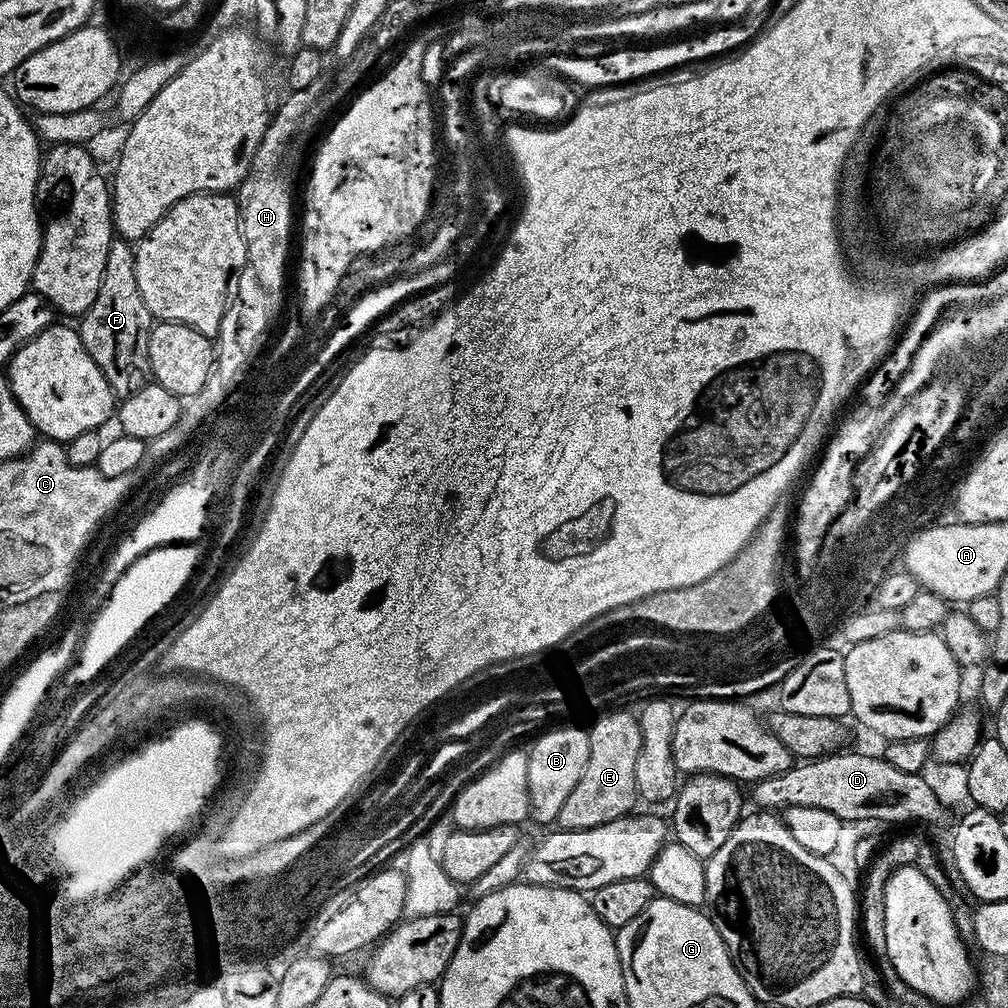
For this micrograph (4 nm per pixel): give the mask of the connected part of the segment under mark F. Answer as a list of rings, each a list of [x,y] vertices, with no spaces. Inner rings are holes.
[[[113,239],[110,254],[106,254],[106,270],[102,270],[102,286],[94,306],[78,320],[78,331],[90,358],[102,370],[106,382],[117,397],[123,398],[142,390],[150,383],[148,339],[154,317],[146,310],[136,277],[136,250],[129,241]]]

